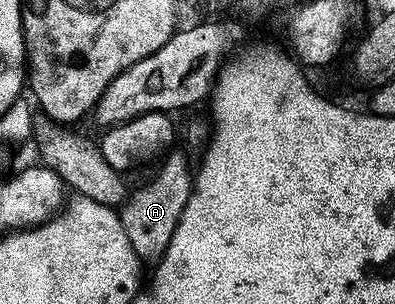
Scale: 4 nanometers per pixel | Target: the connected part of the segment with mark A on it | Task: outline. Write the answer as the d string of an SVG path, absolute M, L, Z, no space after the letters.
M180 150L171 151L166 157L167 160L162 168L162 172L150 183L135 192L128 198L121 207L119 216L128 240L132 243L132 248L136 250L137 256L143 263L156 264L162 260L167 252L171 240L175 236L176 226L191 200L193 192L194 176L187 156Z

